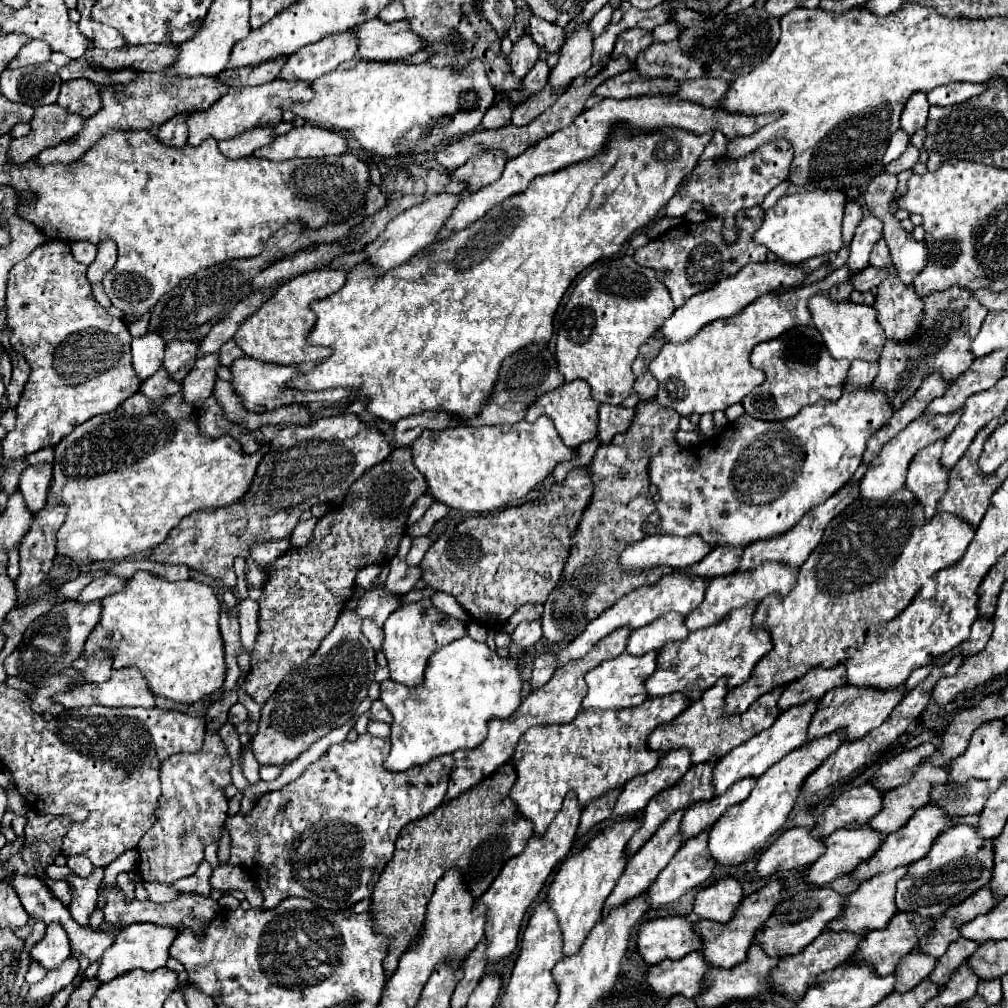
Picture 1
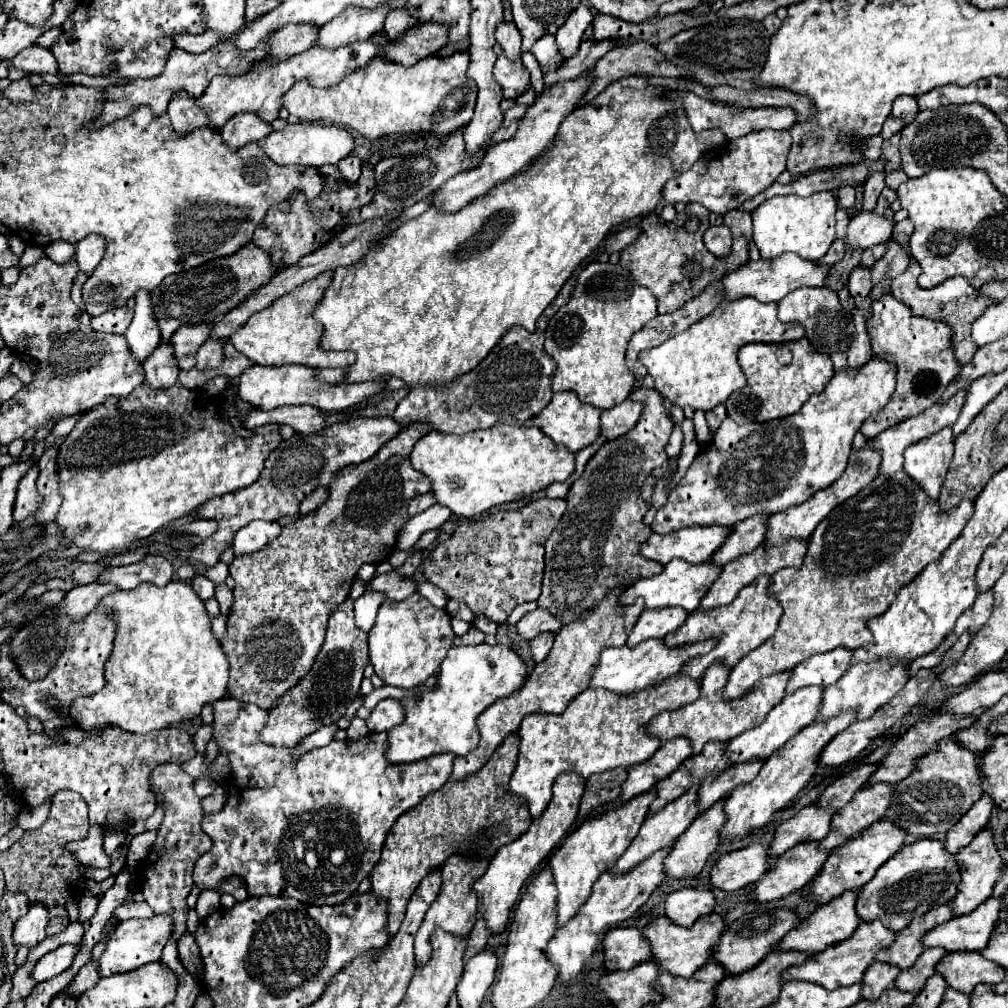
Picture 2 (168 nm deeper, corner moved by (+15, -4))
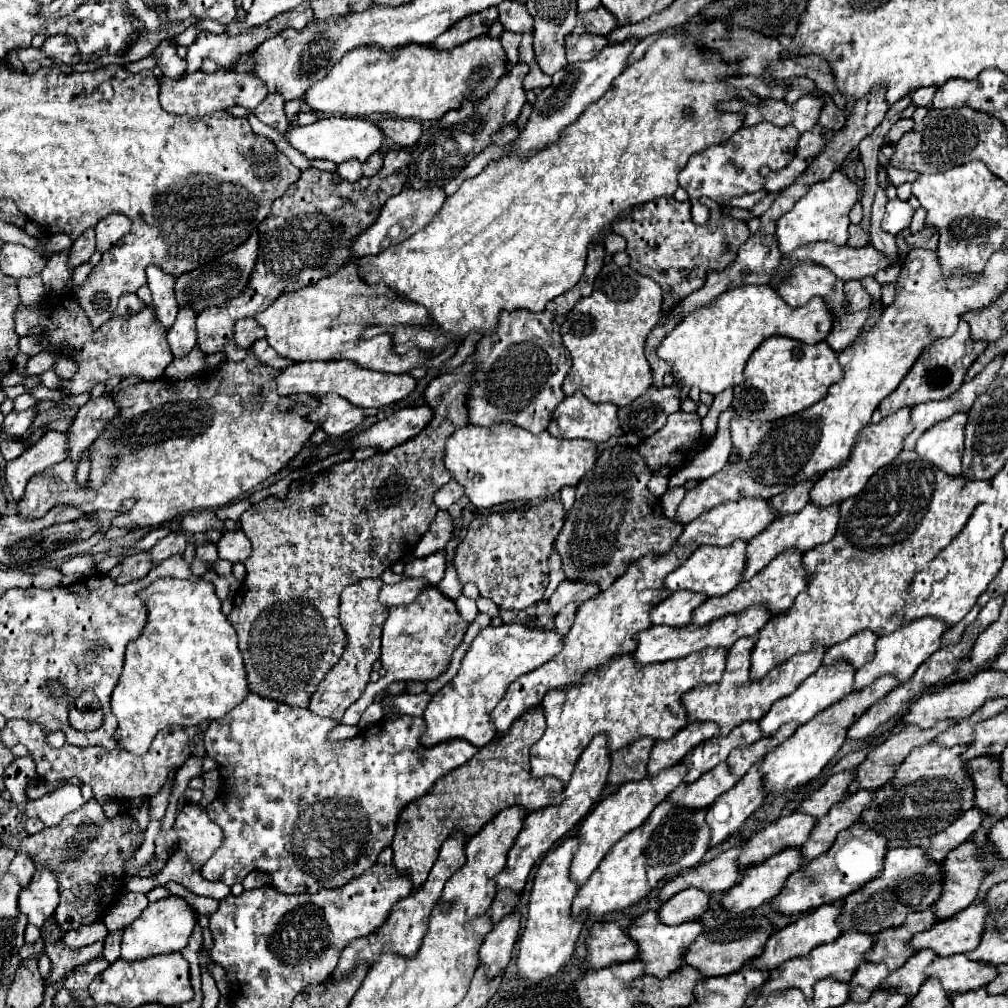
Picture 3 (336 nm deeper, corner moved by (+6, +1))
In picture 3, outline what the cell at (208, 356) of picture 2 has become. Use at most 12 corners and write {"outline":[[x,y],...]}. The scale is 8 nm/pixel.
{"outline":[[240,319],[234,327],[234,341],[250,349],[266,331],[256,319]]}

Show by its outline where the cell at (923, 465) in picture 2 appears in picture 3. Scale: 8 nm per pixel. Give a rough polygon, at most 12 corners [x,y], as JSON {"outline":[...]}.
{"outline":[[958,413],[922,433],[916,453],[960,475],[966,421]]}

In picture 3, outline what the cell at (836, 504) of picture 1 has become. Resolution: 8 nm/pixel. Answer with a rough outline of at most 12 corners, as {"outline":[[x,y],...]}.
{"outline":[[896,411],[858,433],[846,467],[826,471],[810,501],[858,495],[902,451],[910,411]]}

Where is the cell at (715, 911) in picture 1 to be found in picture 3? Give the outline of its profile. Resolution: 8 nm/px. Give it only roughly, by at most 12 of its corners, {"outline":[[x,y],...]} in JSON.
{"outline":[[684,889],[658,909],[664,925],[700,919],[708,893]]}

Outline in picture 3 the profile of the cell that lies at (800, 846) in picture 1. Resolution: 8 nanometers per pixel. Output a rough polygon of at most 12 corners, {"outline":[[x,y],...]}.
{"outline":[[740,847],[708,863],[682,871],[658,889],[668,901],[696,887],[706,893],[728,891],[740,879]]}

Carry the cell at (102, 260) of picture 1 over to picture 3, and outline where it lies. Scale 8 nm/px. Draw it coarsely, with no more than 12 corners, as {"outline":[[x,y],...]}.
{"outline":[[114,213],[96,225],[96,249],[106,253],[130,233],[130,219]]}

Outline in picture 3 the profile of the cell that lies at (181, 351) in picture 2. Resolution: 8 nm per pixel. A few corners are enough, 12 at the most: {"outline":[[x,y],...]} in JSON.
{"outline":[[388,151],[356,183],[304,169],[260,223],[242,295],[196,319],[218,353],[234,323],[350,263],[406,185]]}

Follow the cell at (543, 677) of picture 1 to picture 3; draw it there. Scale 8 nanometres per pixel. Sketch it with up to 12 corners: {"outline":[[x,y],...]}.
{"outline":[[568,603],[556,615],[554,629],[566,635],[574,623],[578,605]]}

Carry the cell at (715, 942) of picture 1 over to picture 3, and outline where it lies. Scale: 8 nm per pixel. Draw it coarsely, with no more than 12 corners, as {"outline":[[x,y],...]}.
{"outline":[[656,911],[628,927],[646,975],[664,979],[700,935],[698,921],[668,927]]}

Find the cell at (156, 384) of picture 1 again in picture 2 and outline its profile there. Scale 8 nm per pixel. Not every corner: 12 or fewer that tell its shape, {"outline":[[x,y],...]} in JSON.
{"outline":[[169,344],[143,362],[151,388],[169,388],[177,382],[177,362]]}

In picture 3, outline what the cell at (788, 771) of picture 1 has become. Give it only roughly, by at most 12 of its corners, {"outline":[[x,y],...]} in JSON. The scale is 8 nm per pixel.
{"outline":[[894,675],[852,691],[764,757],[768,793],[814,779]]}

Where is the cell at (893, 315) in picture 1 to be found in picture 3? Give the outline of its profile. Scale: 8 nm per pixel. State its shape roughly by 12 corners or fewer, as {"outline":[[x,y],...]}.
{"outline":[[966,321],[936,339],[906,379],[878,407],[946,399],[988,343],[970,337]]}

